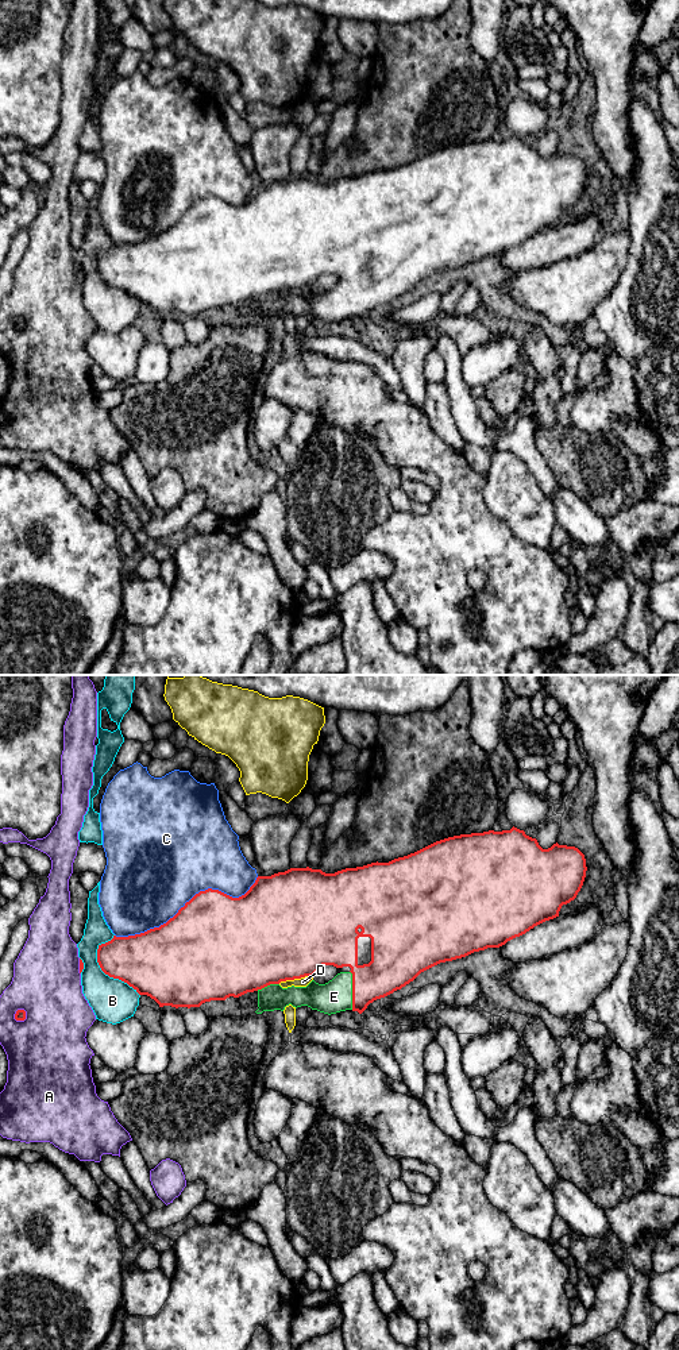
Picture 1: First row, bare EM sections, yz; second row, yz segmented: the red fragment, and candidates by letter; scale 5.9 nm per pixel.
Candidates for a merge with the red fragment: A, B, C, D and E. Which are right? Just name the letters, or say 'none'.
E

